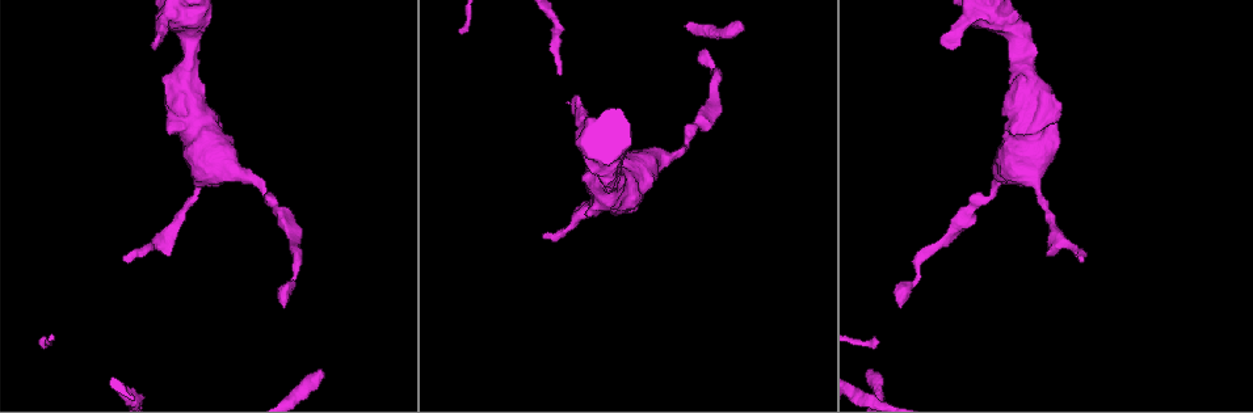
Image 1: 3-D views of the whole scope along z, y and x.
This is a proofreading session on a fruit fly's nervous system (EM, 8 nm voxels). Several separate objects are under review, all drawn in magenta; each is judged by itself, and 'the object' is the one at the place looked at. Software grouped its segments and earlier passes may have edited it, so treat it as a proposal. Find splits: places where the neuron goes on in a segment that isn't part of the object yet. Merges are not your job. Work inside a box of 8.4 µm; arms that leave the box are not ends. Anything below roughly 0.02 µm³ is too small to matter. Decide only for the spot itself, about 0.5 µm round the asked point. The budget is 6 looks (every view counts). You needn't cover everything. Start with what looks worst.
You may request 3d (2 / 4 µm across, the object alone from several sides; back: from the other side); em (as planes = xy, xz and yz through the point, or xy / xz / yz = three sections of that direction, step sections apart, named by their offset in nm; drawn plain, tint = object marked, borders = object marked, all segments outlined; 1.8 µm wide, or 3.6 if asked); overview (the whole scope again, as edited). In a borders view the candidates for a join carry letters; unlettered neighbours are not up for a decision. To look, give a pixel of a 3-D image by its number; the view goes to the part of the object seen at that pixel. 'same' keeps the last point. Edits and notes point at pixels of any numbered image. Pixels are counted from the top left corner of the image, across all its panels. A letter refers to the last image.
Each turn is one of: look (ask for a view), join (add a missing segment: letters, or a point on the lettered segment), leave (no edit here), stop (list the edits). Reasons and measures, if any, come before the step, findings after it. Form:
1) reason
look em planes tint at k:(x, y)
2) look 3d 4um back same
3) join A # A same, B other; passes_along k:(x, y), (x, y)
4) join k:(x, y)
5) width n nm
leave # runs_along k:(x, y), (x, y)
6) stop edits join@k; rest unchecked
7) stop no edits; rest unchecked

thin end
look em planes borders at 1:(543, 235)

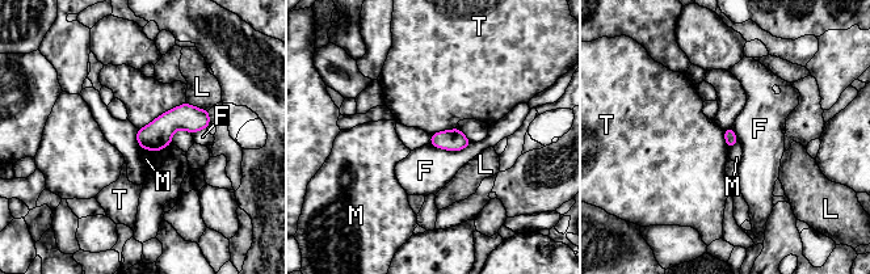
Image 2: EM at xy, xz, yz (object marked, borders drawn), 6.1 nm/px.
leave # F other, L other, M other, T other; border 2:(458, 127), (436, 131), (431, 135); no lettered segment goes on from it

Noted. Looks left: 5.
free end
look em xz step 8 borders at 1:(152, 49)

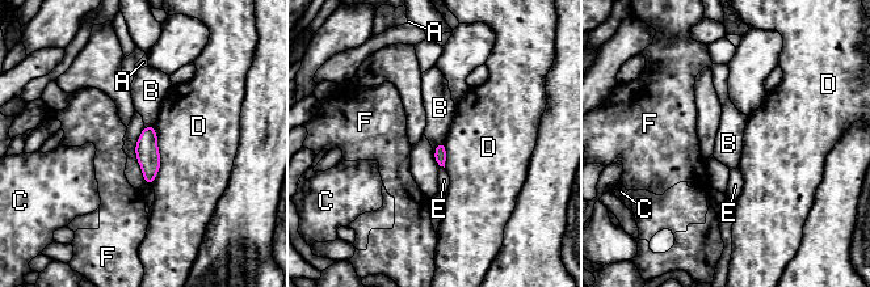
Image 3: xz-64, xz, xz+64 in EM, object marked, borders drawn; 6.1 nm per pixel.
leave # A other, B other, C other, D other, E other, F other; no lettered segment goes on from it

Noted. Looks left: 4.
end of a long branch
look 3d 4um at 1:(902, 305)

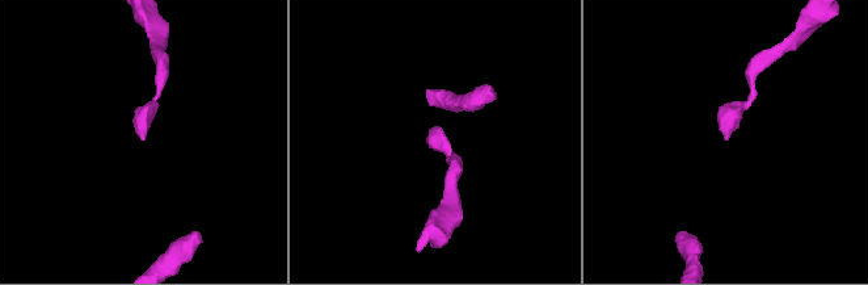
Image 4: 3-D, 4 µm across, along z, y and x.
look em yz step 8 borders at 4:(437, 135)

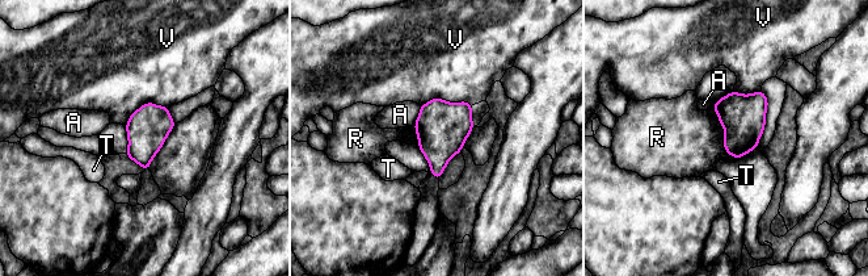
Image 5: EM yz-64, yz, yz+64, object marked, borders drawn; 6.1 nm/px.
look em planes borders same

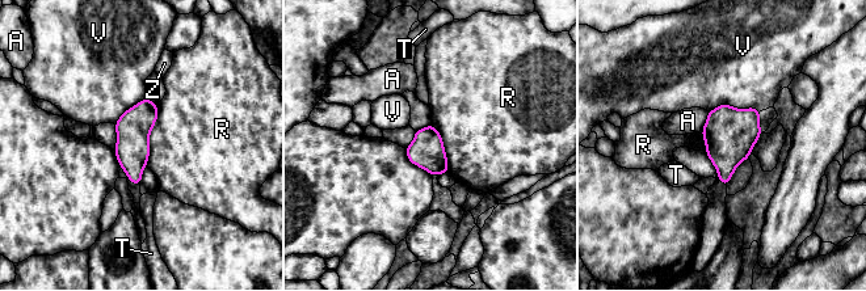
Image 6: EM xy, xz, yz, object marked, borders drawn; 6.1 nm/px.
longest_contact R 400 nm
leave # A other, R other, T other, V other, Z other; border 6:(158, 104), (146, 165); no lettered segment goes on from it

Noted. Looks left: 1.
stop no edits; rest unchecked

